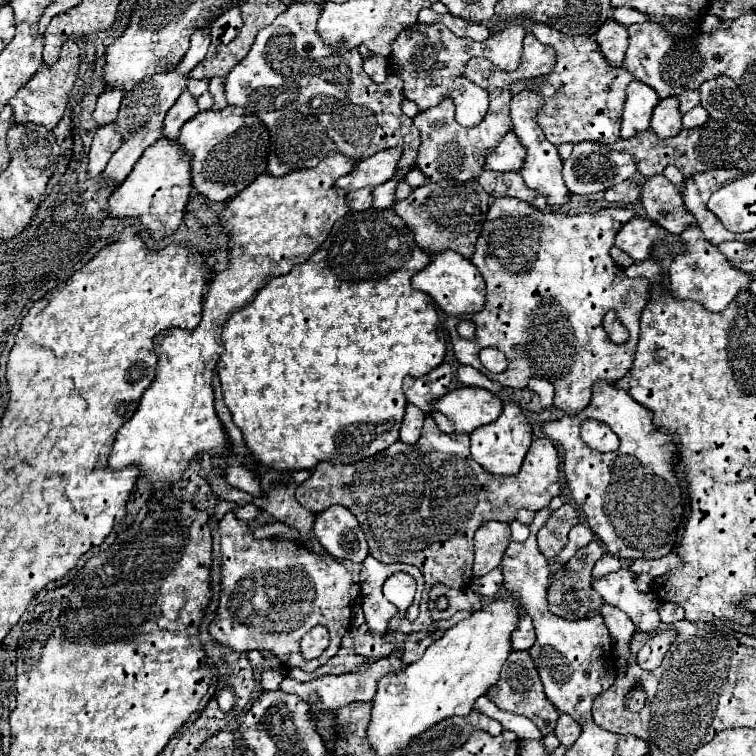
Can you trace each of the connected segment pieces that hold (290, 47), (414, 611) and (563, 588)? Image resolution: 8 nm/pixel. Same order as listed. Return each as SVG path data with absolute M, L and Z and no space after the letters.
M296 3L288 7L282 15L278 15L272 25L258 31L248 55L240 63L236 63L232 71L224 77L224 97L228 105L248 109L248 115L260 119L262 125L270 131L270 155L268 155L266 173L282 177L292 171L312 169L334 151L358 161L374 155L376 151L400 147L402 157L398 161L395 175L401 178L396 185L396 199L404 199L406 195L412 193L412 187L408 185L405 177L410 167L416 163L420 135L418 129L412 125L412 119L406 117L400 109L400 101L404 99L402 79L390 75L382 85L374 85L372 79L362 69L362 57L358 49L330 51L330 47L326 47L316 33L316 21L320 11L322 3L320 5Z
M368 555L362 563L362 573L360 573L360 589L362 589L362 611L366 615L366 623L368 629L374 635L386 635L388 631L388 621L398 613L398 607L392 605L384 595L382 595L382 583L386 581L386 577L390 577L396 571L406 571L416 579L416 597L412 601L412 605L406 611L406 617L410 621L414 621L418 617L418 605L420 605L420 595L424 589L424 577L422 573L414 567L414 565L404 565L404 563L394 563L394 565L386 565L380 563L376 559L372 559L372 555Z
M590 541L586 547L578 549L576 555L554 574L550 587L548 587L548 609L554 615L558 615L562 619L584 619L592 611L600 609L602 597L592 587L590 571L602 555L604 555L604 549L602 549L600 541Z

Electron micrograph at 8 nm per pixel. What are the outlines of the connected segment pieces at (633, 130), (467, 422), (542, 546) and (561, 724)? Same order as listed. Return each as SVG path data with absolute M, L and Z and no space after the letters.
M634 79L626 89L626 103L622 113L622 139L628 139L630 135L636 135L638 131L650 129L650 117L652 109L658 105L660 97L658 93L648 87L646 83Z
M460 387L434 399L430 407L452 421L454 433L472 433L476 427L498 419L500 403L500 397L486 389Z
M562 505L552 511L548 521L538 531L538 549L546 559L558 555L558 551L568 543L568 531L578 523L576 509L572 505Z
M560 713L558 721L556 721L554 733L556 733L556 737L560 739L562 745L570 747L570 745L578 739L578 735L580 735L580 725L578 725L578 721L576 721L572 715Z

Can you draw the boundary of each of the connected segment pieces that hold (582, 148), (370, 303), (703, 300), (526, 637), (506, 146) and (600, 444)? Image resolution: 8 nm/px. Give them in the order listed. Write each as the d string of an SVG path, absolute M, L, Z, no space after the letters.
M594 141L576 143L572 155L564 161L564 185L572 195L590 195L590 193L606 191L608 187L614 187L630 179L634 173L636 173L636 163L634 159L630 159L630 155L608 151L606 145Z
M366 209L360 213L350 211L340 221L334 223L328 239L314 251L314 255L306 263L296 265L286 275L270 279L258 291L258 295L254 297L250 305L242 307L226 321L226 325L222 327L224 353L218 361L222 393L224 393L224 401L228 409L232 411L234 423L240 427L244 435L246 447L258 459L260 465L279 471L312 471L320 461L346 465L346 463L356 463L366 457L372 457L400 439L400 423L406 409L406 397L402 393L402 379L406 375L412 375L412 377L426 375L430 369L438 367L446 355L446 341L438 339L436 335L440 319L438 319L434 301L426 293L416 291L410 285L410 277L418 273L422 267L426 267L426 263L428 263L428 255L414 243L414 239L410 237L410 231L406 231L406 227L402 225L402 219L398 219L390 209L386 211Z
M692 223L690 227L686 227L684 233L680 235L680 239L682 239L682 243L686 243L686 251L682 255L678 255L678 259L674 259L670 265L672 279L670 279L668 291L674 299L692 299L692 301L704 305L708 311L720 313L728 307L730 301L734 301L734 297L740 291L748 289L752 275L734 267L716 245L706 241L698 223Z
M528 615L520 617L518 619L518 627L512 631L512 649L518 651L518 649L530 649L532 643L536 639L536 633L534 633L534 625L532 625L532 619Z
M510 131L500 139L494 153L486 155L484 167L494 169L494 171L518 171L522 167L524 153L526 151L522 143L518 143L518 137Z
M586 419L580 425L580 433L582 433L582 441L594 451L600 451L600 453L618 451L620 445L618 435L606 423L600 423L596 419Z

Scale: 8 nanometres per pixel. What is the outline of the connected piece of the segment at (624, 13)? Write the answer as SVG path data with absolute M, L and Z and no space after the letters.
M620 7L620 9L614 9L612 21L628 27L628 25L632 25L632 23L644 23L644 21L646 21L646 15L642 15L640 11L628 9L628 7Z

